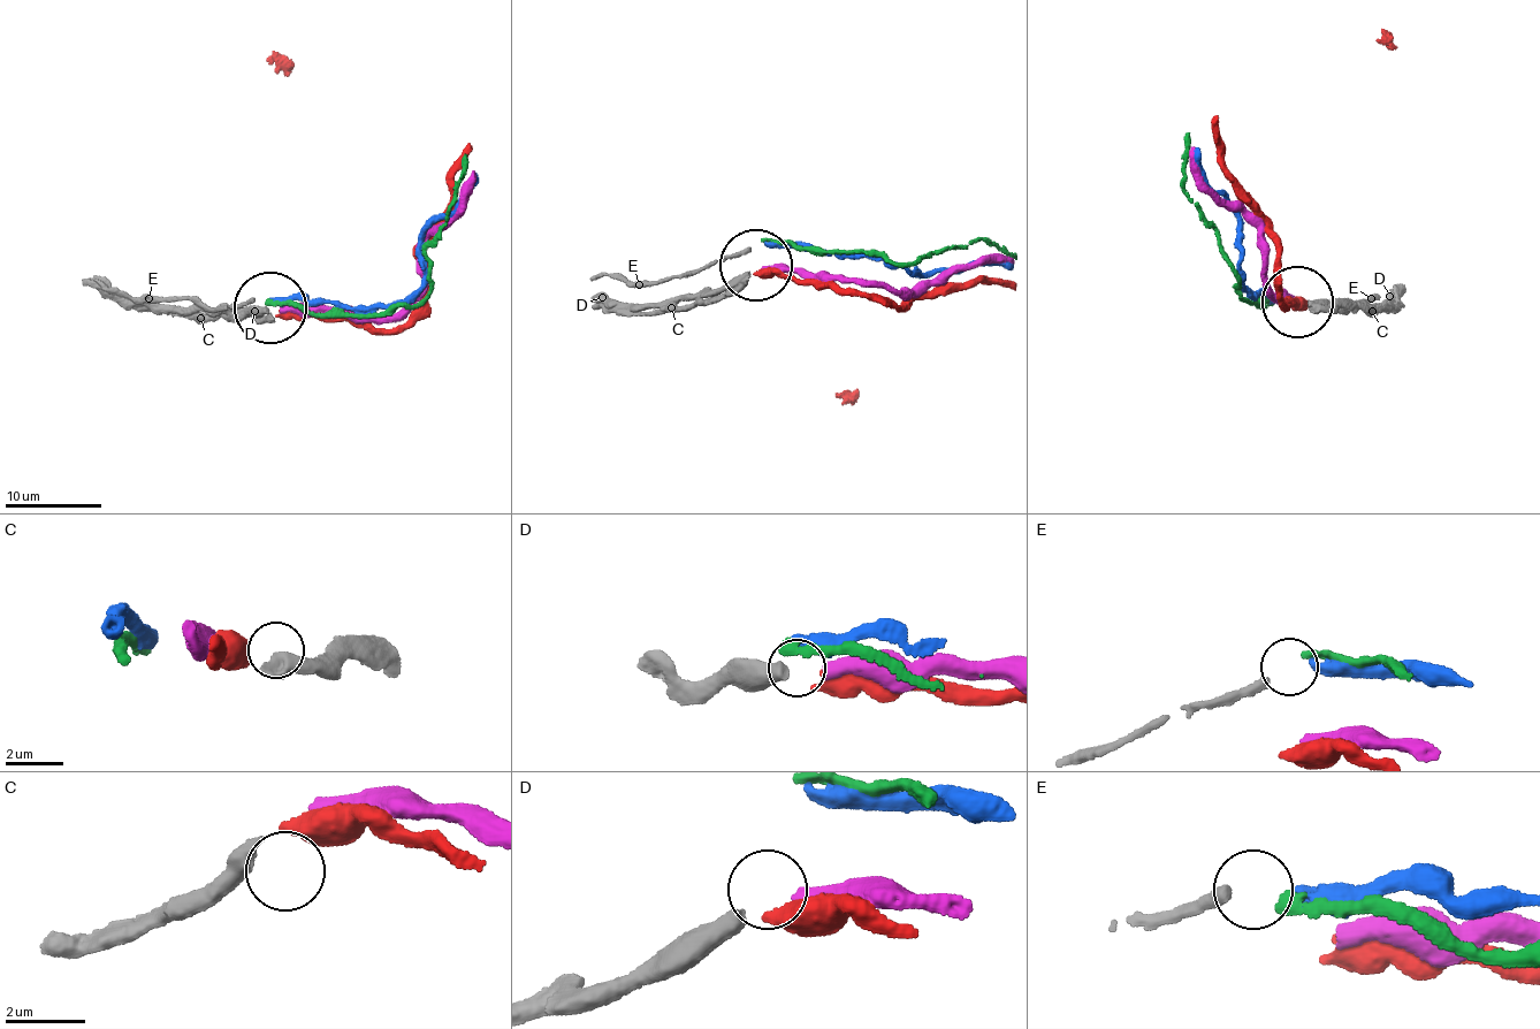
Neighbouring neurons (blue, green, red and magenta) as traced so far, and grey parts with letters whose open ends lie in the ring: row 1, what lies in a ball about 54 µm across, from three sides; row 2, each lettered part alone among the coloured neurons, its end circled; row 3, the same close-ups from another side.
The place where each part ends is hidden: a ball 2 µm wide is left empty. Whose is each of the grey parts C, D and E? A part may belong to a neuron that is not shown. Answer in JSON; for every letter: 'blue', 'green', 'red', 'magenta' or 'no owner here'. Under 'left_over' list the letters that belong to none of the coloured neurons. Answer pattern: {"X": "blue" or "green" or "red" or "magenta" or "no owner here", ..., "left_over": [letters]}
{"C": "no owner here", "D": "magenta", "E": "blue", "left_over": ["C"]}

